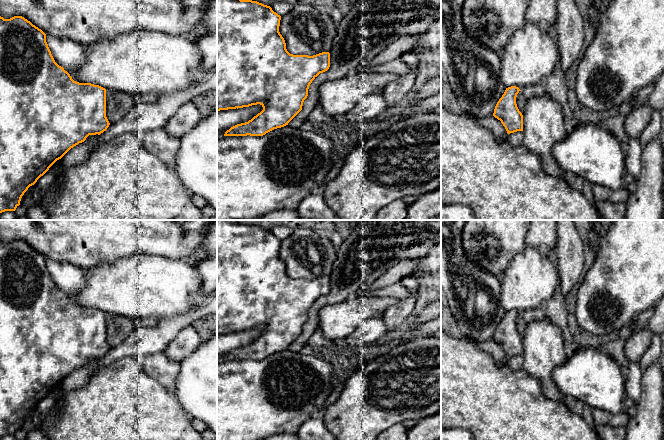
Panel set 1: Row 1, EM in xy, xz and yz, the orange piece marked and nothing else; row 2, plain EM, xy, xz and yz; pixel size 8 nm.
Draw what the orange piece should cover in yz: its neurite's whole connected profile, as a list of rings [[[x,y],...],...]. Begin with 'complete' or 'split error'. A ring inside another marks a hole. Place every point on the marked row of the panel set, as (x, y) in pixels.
complete; [[[516,86],[506,88],[494,109],[493,116],[501,121],[508,134],[523,131],[523,115],[516,104],[520,91]]]

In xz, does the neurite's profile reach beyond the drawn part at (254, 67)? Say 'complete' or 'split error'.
complete

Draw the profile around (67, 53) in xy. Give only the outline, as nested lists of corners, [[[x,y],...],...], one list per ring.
[[[46,35],[46,42],[55,62],[73,78],[86,60],[86,46],[69,38]]]

